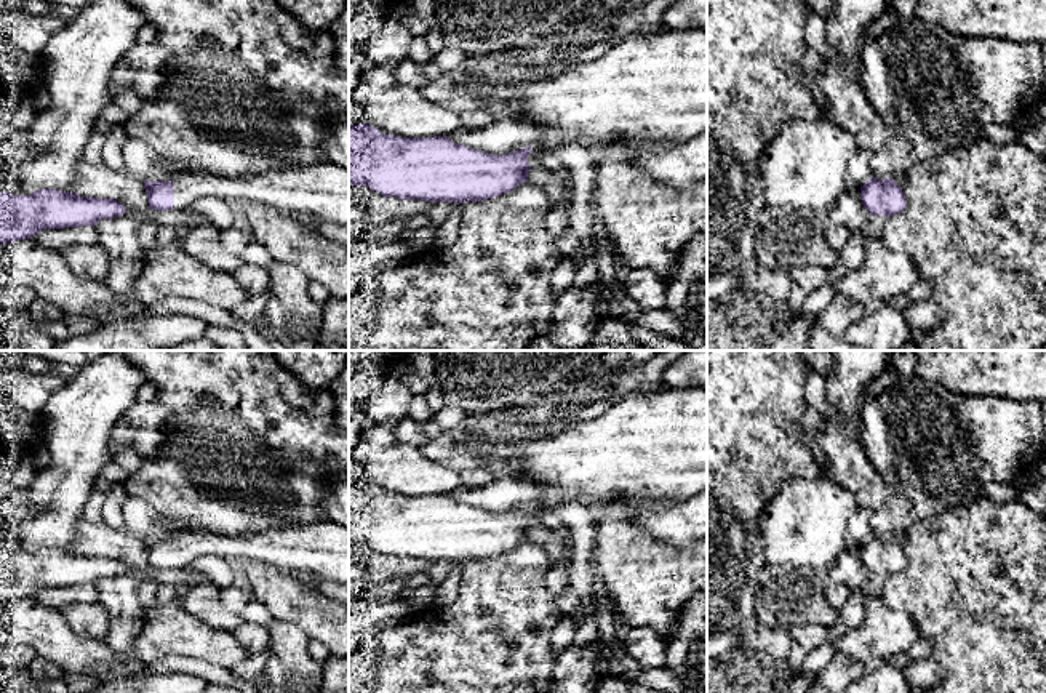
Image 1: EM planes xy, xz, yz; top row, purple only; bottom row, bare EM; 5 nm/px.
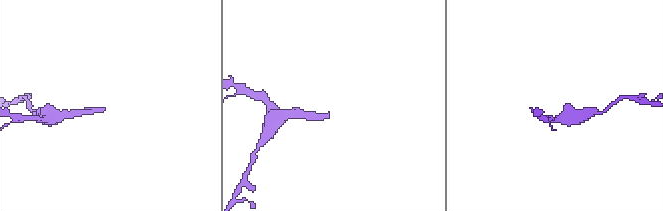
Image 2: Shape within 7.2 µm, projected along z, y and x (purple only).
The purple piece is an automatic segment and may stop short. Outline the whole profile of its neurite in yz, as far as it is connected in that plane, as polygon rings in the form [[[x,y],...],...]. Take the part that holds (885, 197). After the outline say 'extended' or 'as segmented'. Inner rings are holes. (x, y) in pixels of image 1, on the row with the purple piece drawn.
[[[872,178],[860,187],[864,206],[872,216],[894,216],[907,208],[907,198],[892,178]]]; as segmented

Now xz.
[[[369,123],[349,125],[349,184],[366,186],[384,197],[425,202],[483,202],[528,182],[528,171],[541,166],[547,152],[525,147],[505,155],[485,154],[448,136],[401,138],[385,134]]]; extended

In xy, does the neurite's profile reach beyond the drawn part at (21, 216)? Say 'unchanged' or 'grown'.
unchanged

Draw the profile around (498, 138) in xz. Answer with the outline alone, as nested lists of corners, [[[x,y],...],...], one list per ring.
[[[499,115],[499,120],[493,125],[470,130],[459,128],[448,138],[456,144],[493,155],[505,155],[528,146],[552,152],[558,146],[582,141],[576,130],[550,128],[523,115]]]

